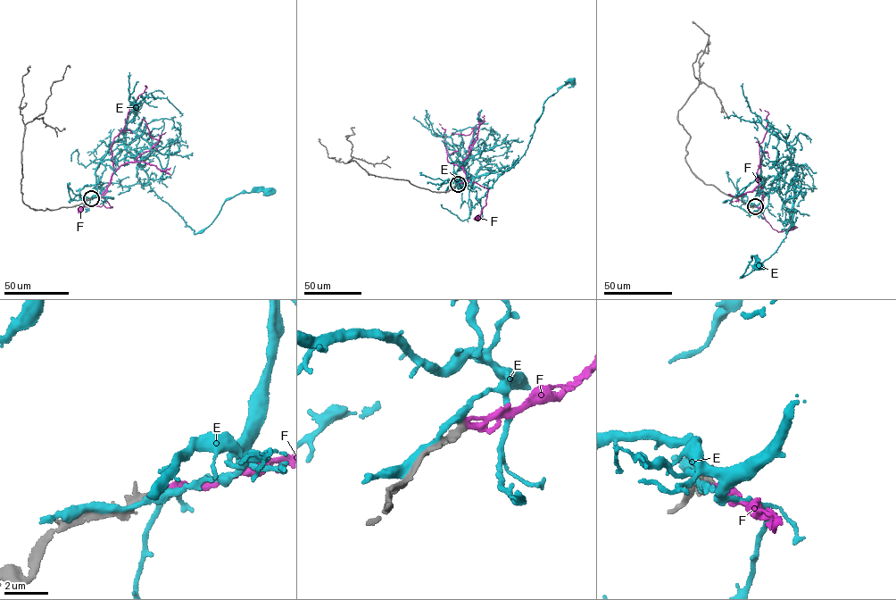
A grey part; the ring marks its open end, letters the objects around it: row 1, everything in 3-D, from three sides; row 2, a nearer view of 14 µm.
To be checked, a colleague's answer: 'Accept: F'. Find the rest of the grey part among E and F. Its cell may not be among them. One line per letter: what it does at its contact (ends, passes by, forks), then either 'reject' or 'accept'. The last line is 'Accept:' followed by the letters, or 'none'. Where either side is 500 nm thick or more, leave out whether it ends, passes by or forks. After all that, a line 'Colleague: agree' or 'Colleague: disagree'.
E: it passes by; reject
F: it passes by; accept
Accept: F
Colleague: agree

